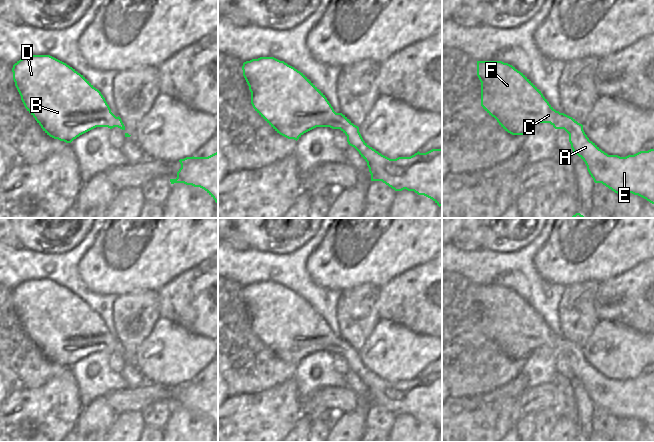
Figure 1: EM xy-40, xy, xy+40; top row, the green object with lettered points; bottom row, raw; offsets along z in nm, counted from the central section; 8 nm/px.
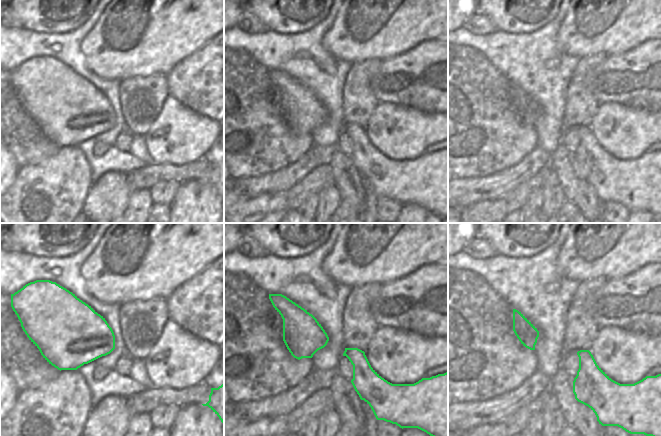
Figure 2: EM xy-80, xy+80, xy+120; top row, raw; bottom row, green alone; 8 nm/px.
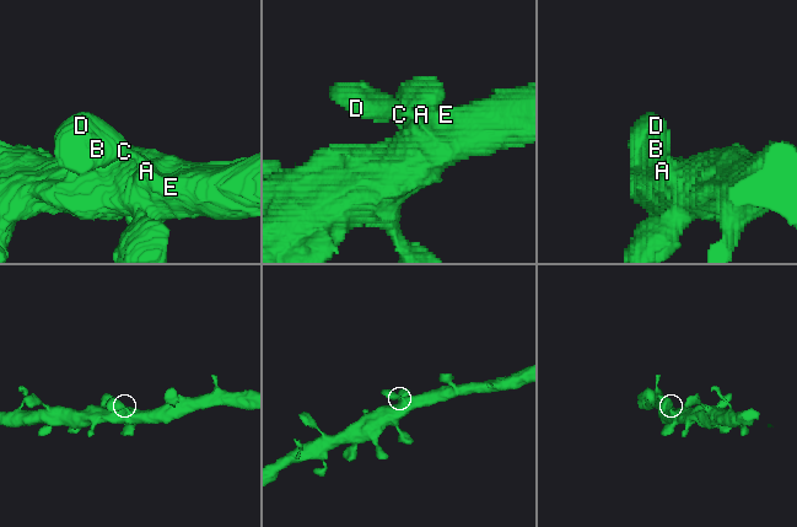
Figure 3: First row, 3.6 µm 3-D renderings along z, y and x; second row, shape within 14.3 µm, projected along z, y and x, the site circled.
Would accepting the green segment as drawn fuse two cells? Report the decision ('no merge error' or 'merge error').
no merge error

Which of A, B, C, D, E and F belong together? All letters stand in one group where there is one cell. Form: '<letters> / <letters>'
A B C D E F

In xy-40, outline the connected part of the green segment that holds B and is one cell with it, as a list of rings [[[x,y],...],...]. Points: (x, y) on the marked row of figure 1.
[[[30,55],[17,61],[12,72],[25,108],[50,137],[71,143],[96,127],[125,130],[121,118],[111,112],[101,92],[66,63],[50,55]]]

